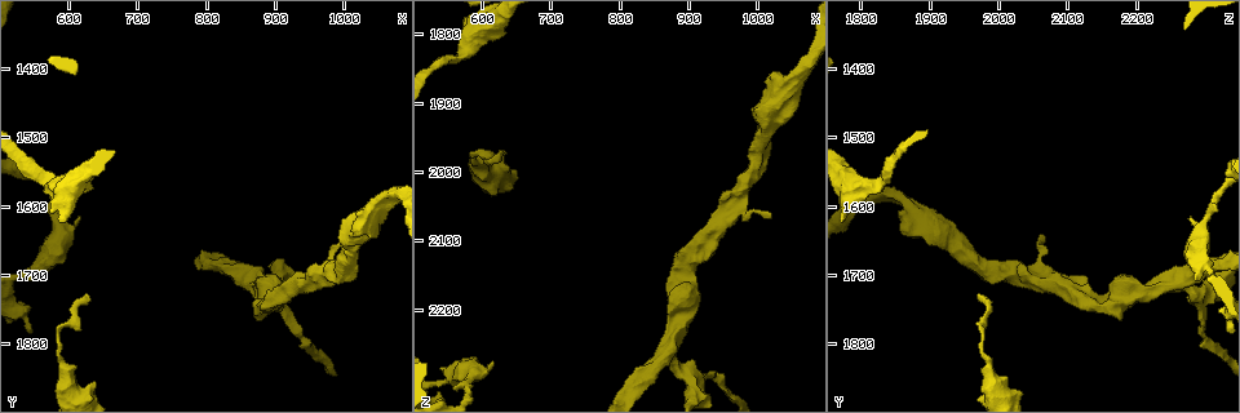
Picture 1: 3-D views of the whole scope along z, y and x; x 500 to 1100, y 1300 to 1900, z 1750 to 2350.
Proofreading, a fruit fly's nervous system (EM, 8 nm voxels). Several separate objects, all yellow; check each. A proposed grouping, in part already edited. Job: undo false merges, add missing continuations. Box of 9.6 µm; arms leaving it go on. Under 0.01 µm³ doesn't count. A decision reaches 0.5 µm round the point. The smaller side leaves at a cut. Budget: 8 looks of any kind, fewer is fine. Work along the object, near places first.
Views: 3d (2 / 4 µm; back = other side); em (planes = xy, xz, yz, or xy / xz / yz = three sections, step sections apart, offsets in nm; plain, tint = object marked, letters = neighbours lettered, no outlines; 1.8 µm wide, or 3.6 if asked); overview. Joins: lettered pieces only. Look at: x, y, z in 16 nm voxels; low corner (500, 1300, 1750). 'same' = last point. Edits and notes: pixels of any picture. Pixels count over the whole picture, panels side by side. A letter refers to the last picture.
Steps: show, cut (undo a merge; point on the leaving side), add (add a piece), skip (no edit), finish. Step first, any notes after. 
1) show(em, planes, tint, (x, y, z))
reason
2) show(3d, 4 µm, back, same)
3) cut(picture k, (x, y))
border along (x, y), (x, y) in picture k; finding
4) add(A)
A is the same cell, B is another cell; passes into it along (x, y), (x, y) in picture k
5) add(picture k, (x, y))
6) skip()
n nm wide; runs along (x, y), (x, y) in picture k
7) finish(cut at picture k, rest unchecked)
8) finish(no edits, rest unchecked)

show(em, xy, step 8, tint, (615, 1620, 2275))
stops while still wide

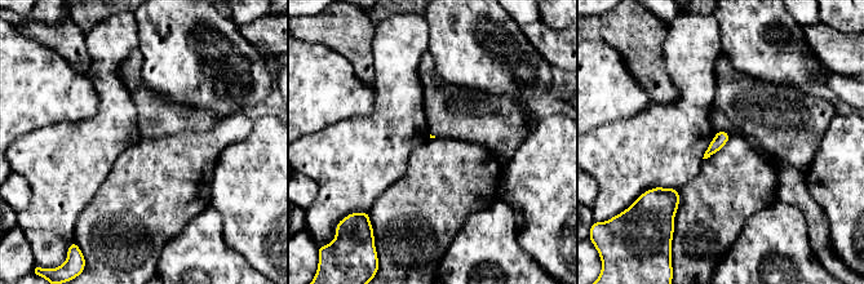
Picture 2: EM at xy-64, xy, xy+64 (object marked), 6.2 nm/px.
show(em, xy, step 8, letters, same)
what lies round it

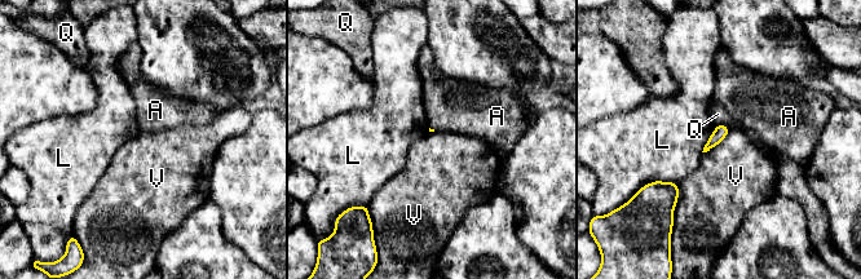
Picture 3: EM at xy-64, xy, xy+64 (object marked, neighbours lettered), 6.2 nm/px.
skip()
A, L, Q and V are other cells; border along (729, 129), (716, 145), (702, 153) in picture 3; none of them fits

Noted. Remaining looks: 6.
show(em, planes, tint, (870, 1710, 2260))
a fork

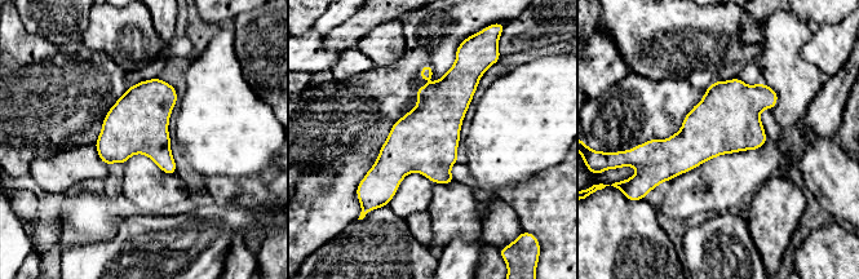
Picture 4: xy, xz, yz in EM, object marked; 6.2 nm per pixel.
show(em, planes, letters, same)
what lies round it

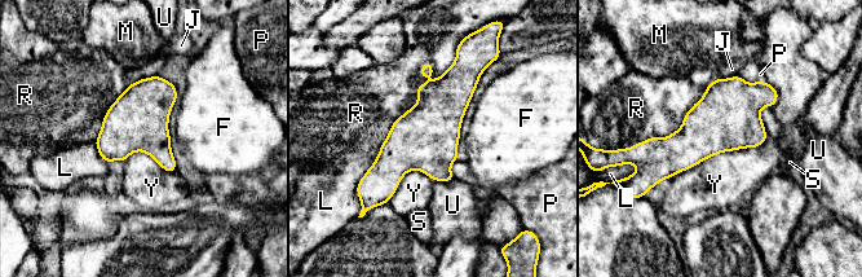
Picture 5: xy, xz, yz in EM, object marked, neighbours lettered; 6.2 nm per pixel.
skip()
380 nm wide; F, J, L, M, P, R, S, U and Y are other cells; border along (767, 135), (670, 177) in picture 5; all the same neuron

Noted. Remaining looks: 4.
show(3d, 2 µm, (630, 1735, 1970))
an open end

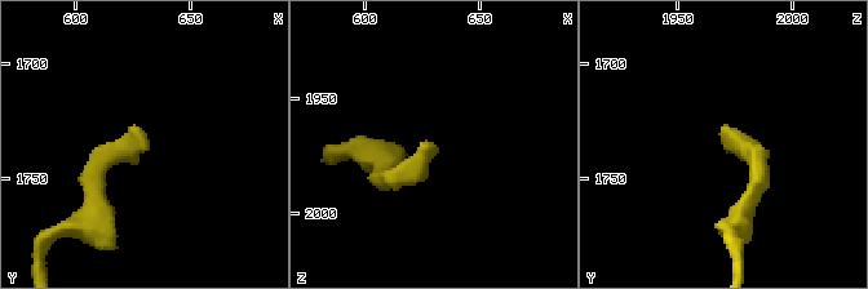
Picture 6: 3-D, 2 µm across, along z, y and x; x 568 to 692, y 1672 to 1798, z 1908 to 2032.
show(em, xz, step 4, letters, (630, 1736, 1971))

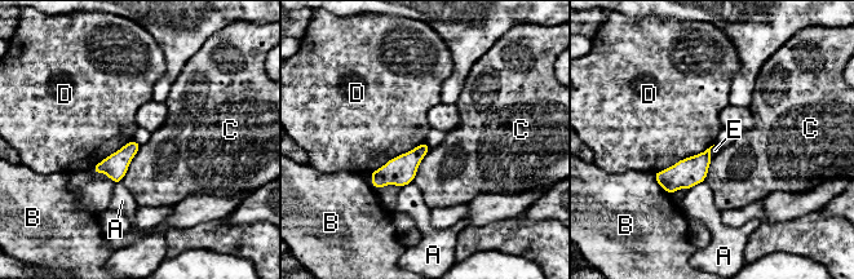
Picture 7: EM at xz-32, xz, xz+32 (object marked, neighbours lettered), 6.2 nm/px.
skip()
120 nm wide; A, B, C, D and E are other cells; border along (713, 144), (654, 173) in picture 7; no lettered piece goes on from it

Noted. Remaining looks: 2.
finish(no edits, rest unchecked)

